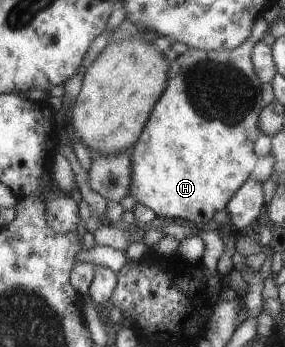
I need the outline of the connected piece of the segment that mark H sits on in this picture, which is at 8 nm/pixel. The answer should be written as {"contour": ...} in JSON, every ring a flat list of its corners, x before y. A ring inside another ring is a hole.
{"contour":[[264,18,256,19,252,26,252,33,238,46,231,50,199,50,196,48,187,48,180,55,176,56,169,64,167,71,167,85,158,101,155,103,146,125,143,127,139,138,133,143,131,150,131,183,129,194,134,197,137,203,141,203,152,209,155,215,168,217,168,219,183,219,183,221,192,223,195,229,200,229,202,223,209,221,214,212,224,209,228,201,236,194,239,187,247,181,250,171,254,167,257,157,253,150,254,140,259,136,258,111,262,109,260,101,260,80,255,74,254,64,251,62,251,51,266,35,267,28]]}

